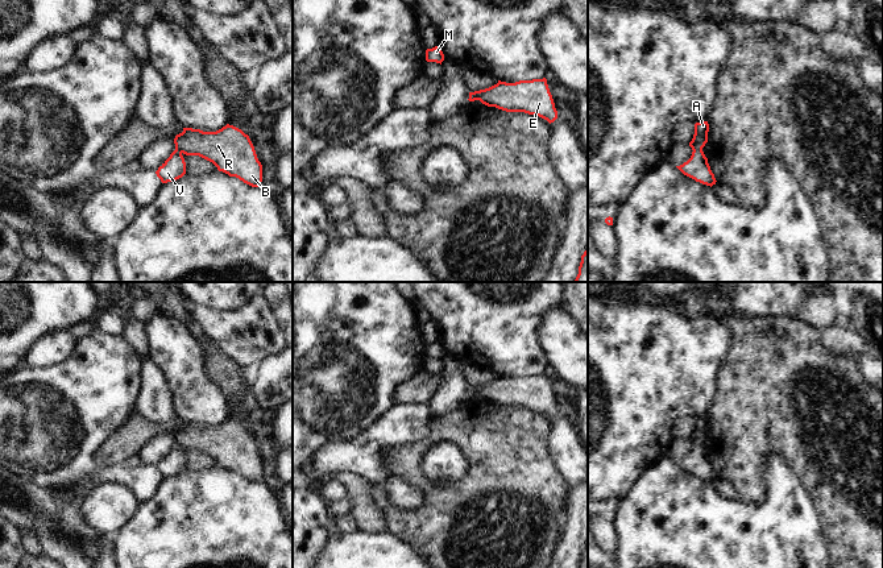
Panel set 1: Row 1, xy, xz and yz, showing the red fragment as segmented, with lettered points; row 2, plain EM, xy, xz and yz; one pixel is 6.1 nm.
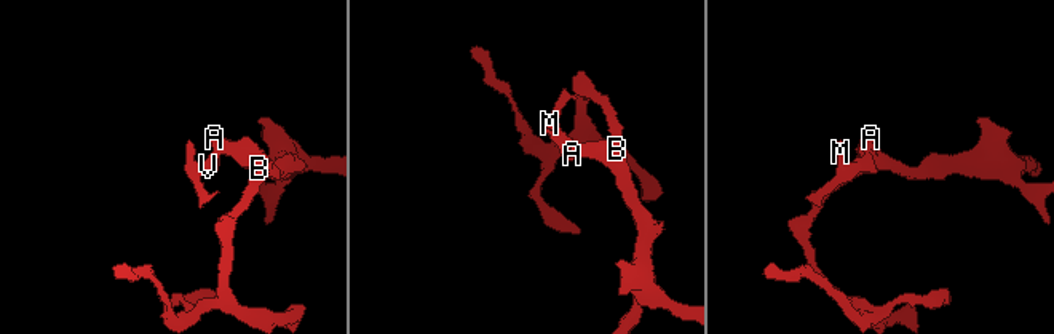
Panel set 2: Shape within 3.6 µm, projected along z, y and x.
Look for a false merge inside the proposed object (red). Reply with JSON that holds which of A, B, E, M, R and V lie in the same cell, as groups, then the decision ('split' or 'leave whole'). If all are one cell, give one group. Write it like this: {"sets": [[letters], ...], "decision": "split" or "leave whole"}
{"sets": [["A", "B", "E", "R"], ["M", "V"]], "decision": "split"}

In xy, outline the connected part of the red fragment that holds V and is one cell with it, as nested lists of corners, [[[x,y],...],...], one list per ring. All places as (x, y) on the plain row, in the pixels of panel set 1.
[[[174,445],[170,452],[156,467],[162,478],[174,477],[186,469],[186,457],[179,445]]]

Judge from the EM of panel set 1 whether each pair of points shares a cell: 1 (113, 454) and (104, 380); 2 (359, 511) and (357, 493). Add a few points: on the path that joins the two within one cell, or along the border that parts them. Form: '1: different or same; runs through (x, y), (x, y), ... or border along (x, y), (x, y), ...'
1: different; border along (127, 422), (108, 438), (98, 454), (106, 465)
2: same; runs through (359, 508), (359, 497)

